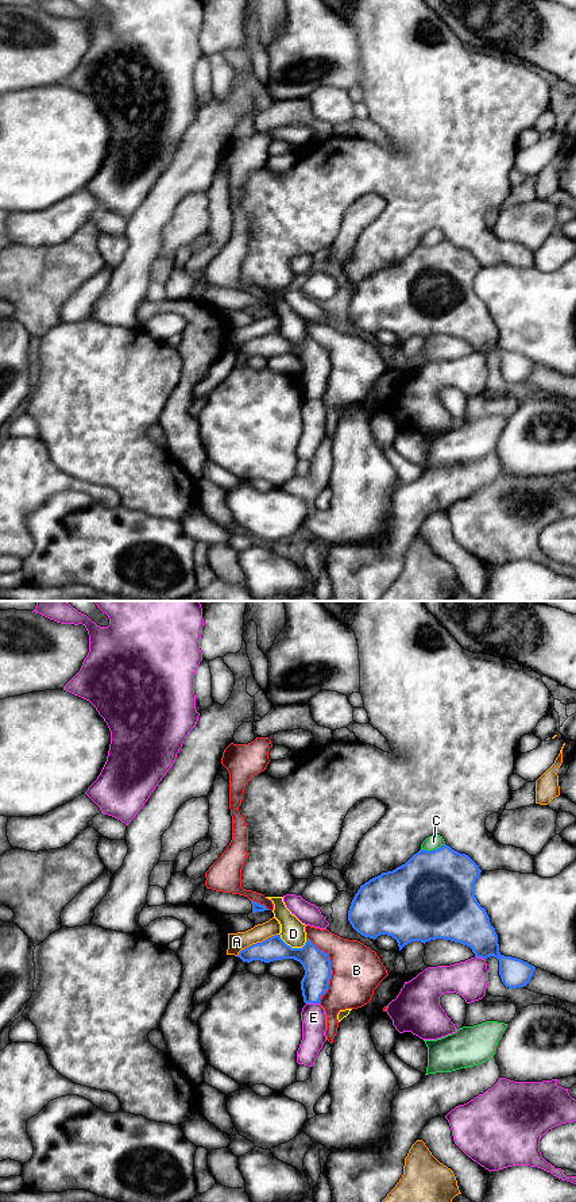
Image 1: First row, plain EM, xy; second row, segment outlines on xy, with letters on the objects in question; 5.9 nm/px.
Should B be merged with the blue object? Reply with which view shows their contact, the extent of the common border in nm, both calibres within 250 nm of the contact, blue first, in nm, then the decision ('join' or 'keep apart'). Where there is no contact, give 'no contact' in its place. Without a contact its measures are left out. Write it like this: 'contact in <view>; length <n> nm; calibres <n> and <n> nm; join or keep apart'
contact in xy; length 400 nm; calibres 160 and 300 nm; keep apart

